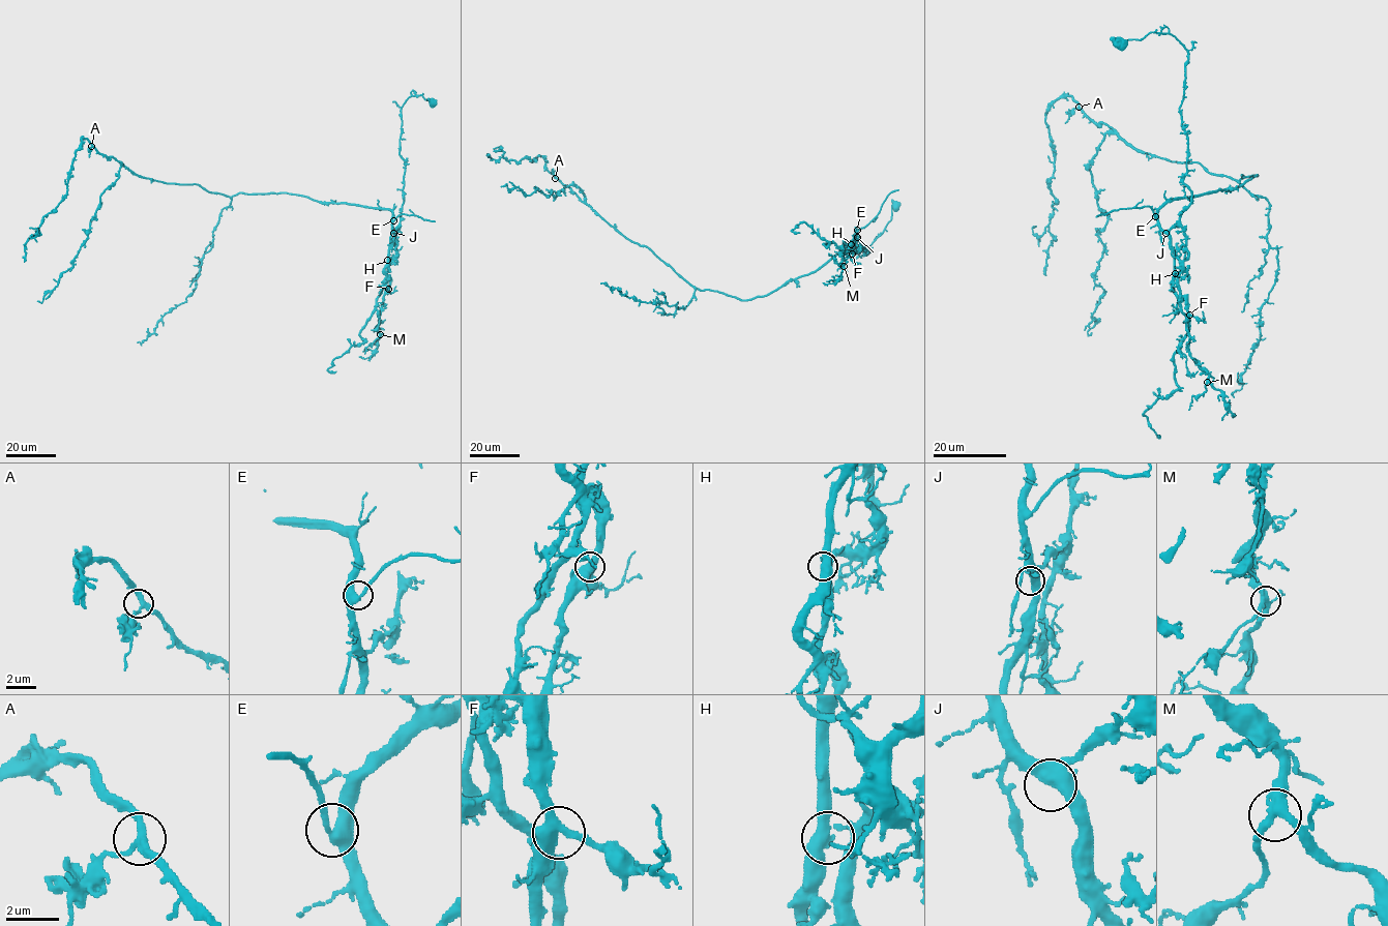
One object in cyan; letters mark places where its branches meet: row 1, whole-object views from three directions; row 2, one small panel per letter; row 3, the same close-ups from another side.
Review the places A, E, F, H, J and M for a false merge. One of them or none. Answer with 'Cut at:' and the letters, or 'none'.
Cut at: H

